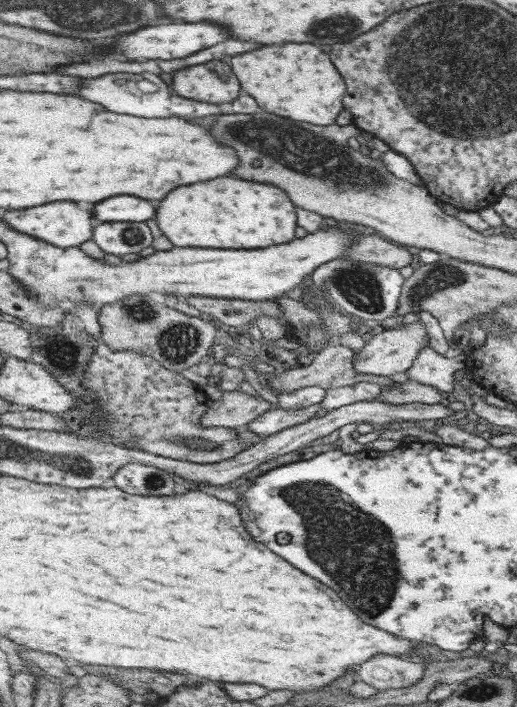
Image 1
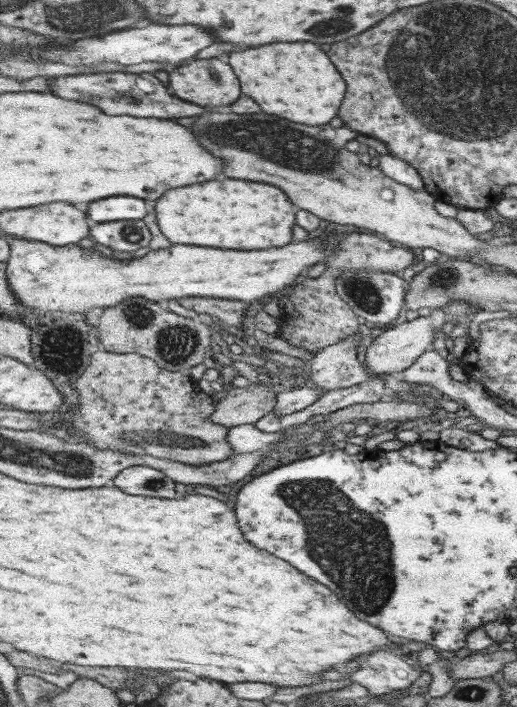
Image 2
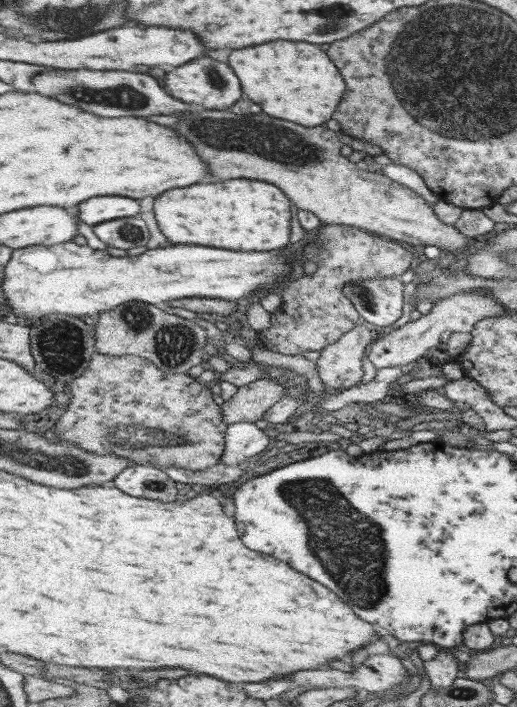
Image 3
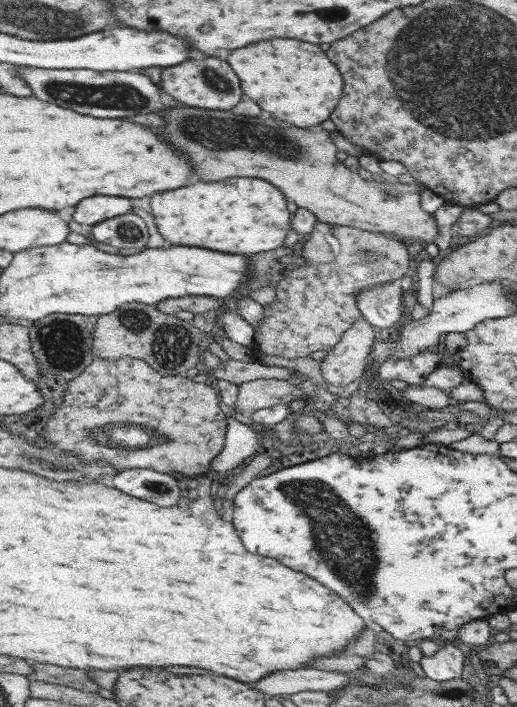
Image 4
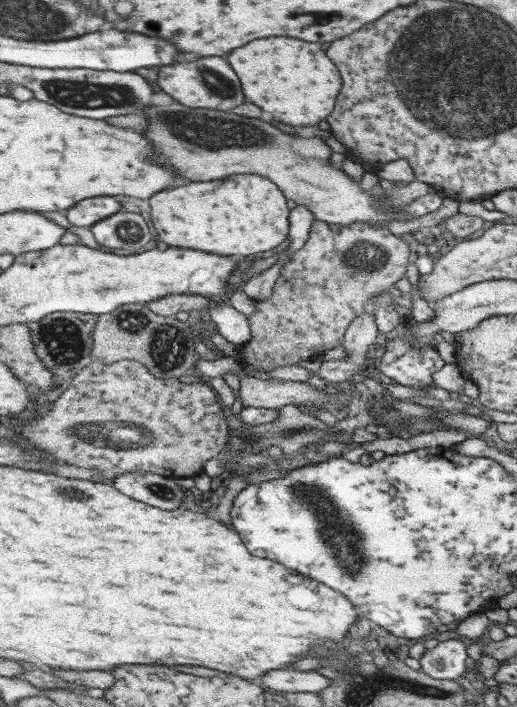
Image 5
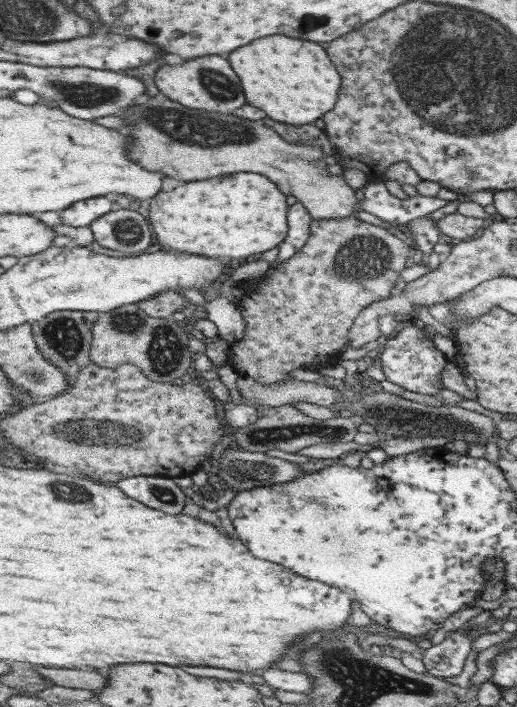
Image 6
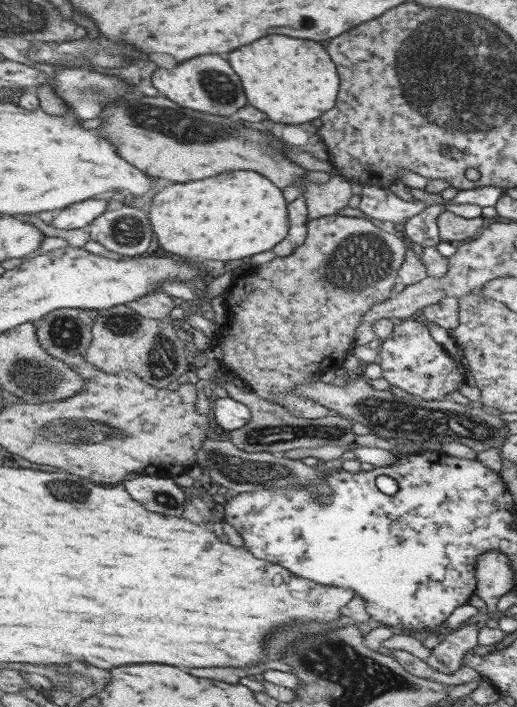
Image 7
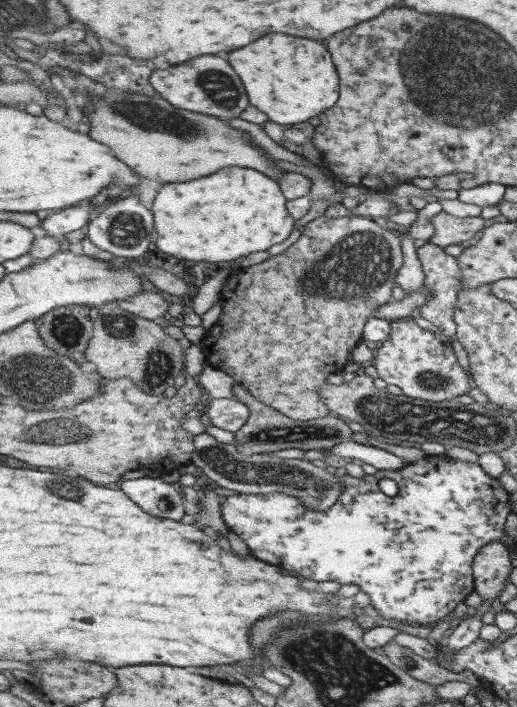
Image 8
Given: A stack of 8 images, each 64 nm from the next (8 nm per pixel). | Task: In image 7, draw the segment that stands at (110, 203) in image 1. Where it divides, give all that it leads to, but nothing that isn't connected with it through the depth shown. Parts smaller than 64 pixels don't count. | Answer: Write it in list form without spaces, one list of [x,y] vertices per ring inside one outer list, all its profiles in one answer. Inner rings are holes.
[[[89,199],[85,202],[78,202],[69,208],[63,209],[51,224],[65,230],[89,227],[90,224],[105,214],[109,208],[109,201],[100,199]]]

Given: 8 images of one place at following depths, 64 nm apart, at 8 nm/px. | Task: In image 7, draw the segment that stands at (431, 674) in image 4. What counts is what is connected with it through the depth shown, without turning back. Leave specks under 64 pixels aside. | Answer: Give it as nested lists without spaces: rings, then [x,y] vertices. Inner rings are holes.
[[[472,623],[451,631],[425,660],[442,674],[456,674],[463,667],[465,654],[478,648],[479,629]]]

